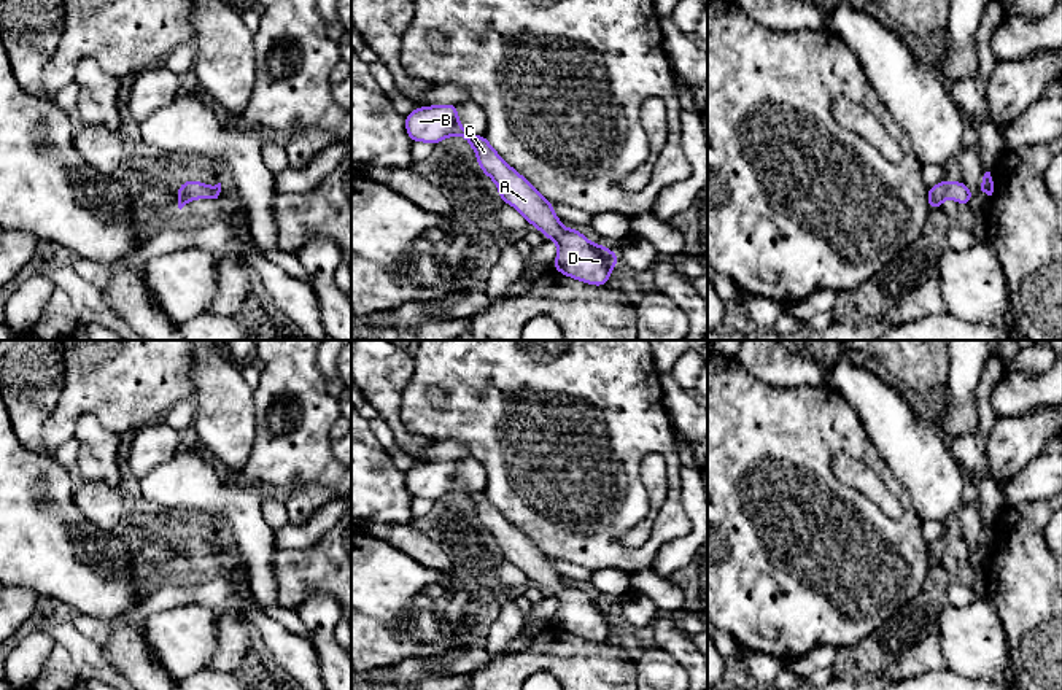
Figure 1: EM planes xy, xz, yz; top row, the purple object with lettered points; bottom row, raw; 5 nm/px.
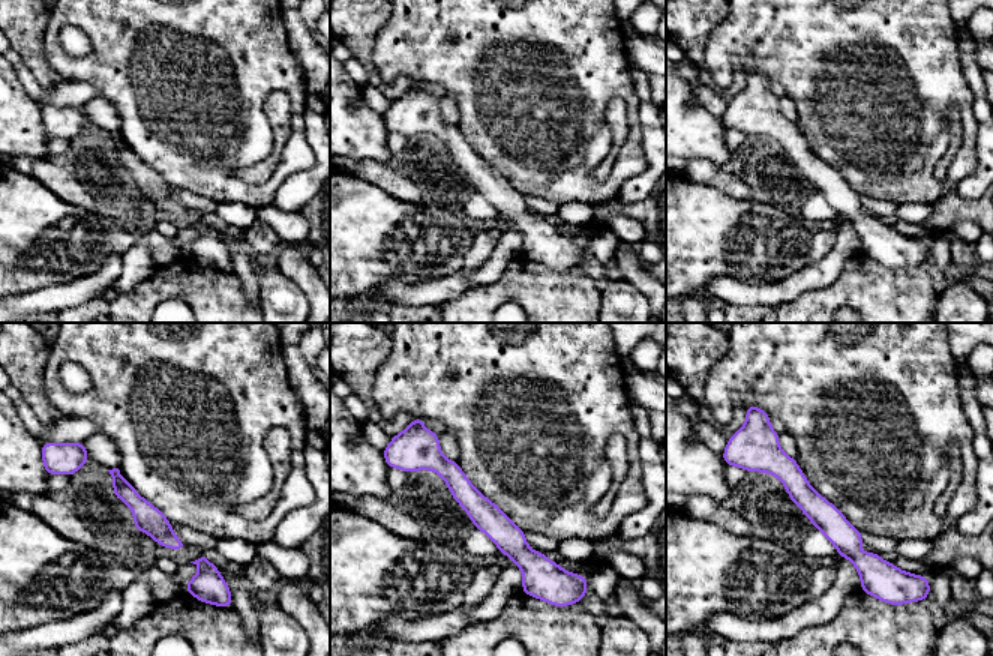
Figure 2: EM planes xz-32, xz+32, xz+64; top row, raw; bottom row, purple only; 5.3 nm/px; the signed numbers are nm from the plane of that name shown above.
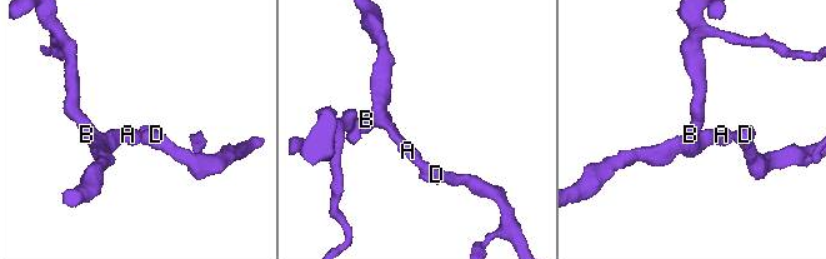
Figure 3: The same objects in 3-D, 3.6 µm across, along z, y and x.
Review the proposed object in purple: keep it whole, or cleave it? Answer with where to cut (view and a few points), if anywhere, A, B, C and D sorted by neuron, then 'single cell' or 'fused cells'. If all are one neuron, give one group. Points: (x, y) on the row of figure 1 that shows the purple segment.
cut none; groups A B C D; single cell

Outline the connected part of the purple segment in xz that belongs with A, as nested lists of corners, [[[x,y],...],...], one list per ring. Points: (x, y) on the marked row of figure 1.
[[[458,103],[415,108],[404,116],[410,141],[432,146],[447,137],[463,137],[475,151],[480,170],[498,186],[501,202],[512,205],[560,250],[553,269],[587,285],[606,286],[610,270],[620,264],[614,250],[590,242],[577,227],[564,229],[547,200],[525,176],[512,169],[485,135],[469,134],[458,119]]]

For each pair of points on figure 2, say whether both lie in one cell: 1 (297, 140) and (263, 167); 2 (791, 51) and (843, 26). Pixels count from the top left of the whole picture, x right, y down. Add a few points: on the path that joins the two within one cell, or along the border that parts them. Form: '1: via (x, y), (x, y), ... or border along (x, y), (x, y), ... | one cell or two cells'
1: border along (291, 117), (290, 135), (279, 164), (263, 182) | two cells
2: via (804, 44), (819, 29), (830, 26) | one cell

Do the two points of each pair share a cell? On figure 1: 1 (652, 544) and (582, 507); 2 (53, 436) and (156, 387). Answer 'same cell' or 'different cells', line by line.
1: same cell
2: same cell

